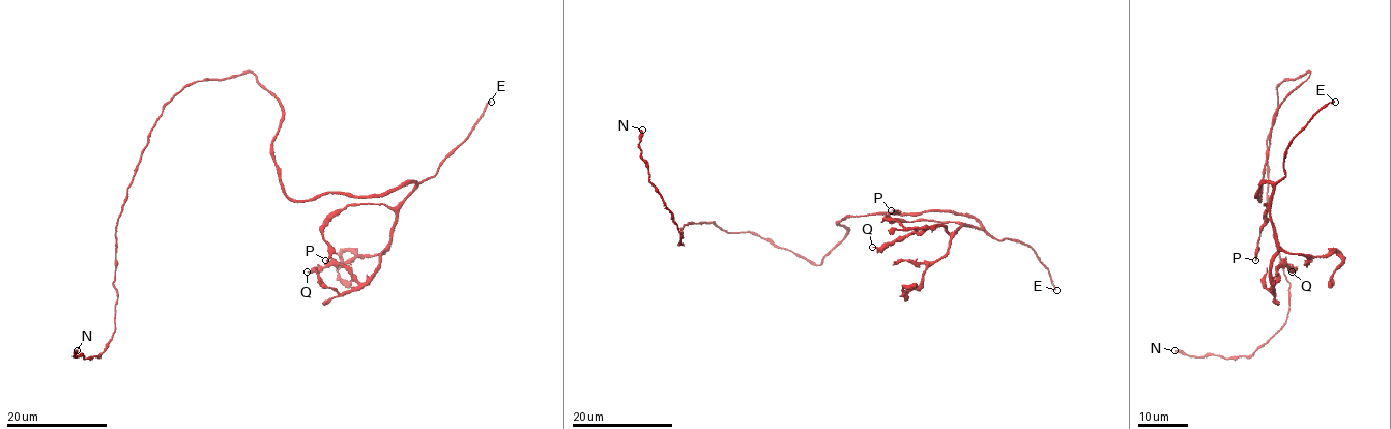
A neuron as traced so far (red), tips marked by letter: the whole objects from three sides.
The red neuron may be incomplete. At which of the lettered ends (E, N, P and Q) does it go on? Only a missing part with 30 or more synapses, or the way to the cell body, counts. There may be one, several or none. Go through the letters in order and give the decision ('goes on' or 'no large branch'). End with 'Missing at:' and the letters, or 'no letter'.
E: goes on
N: no large branch
P: no large branch
Q: no large branch
Missing at: E

